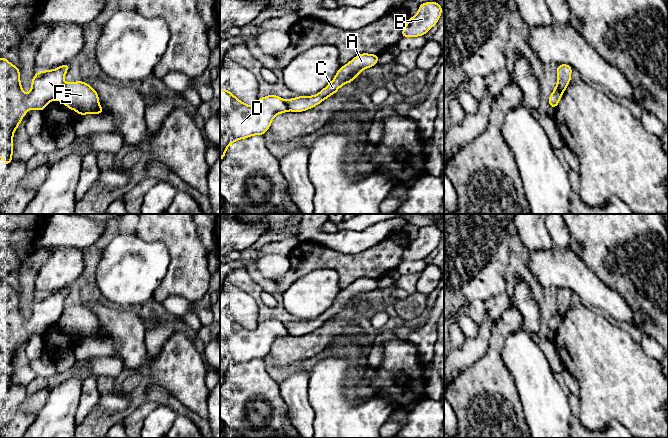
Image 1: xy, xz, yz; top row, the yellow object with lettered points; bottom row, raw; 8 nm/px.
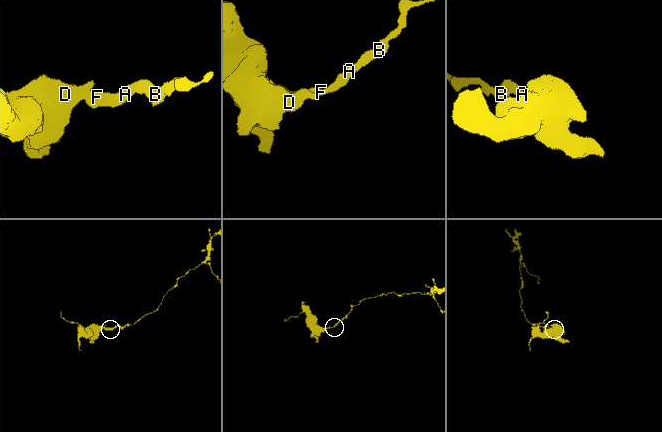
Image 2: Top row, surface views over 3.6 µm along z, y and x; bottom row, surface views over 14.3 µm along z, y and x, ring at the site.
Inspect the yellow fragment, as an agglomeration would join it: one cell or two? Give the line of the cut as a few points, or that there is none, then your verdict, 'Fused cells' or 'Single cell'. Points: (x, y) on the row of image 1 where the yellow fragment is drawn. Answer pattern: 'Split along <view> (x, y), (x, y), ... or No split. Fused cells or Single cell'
Split along xy (64, 85), (57, 98). Fused cells

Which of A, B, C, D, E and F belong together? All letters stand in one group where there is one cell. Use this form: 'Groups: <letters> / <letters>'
Groups: A B C F / D E

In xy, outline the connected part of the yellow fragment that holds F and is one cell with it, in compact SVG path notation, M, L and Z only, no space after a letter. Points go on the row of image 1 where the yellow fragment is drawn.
M83 81L65 84L58 100L69 109L76 110L79 116L103 113L97 92Z

